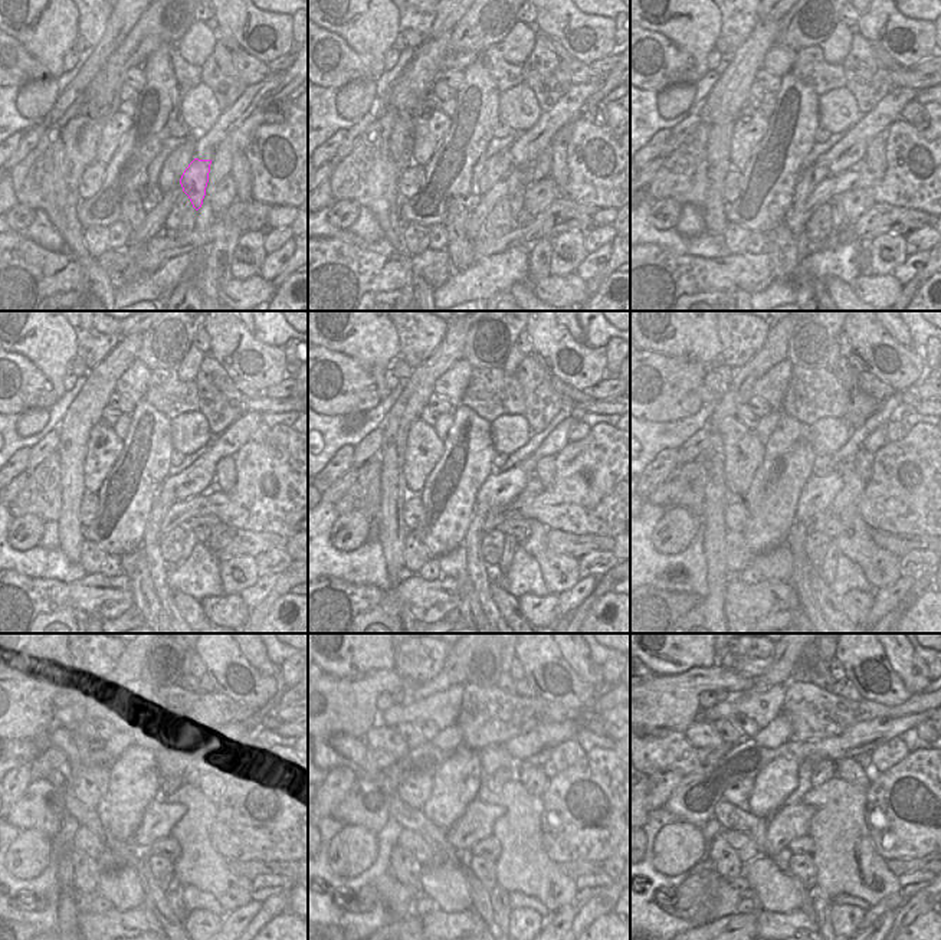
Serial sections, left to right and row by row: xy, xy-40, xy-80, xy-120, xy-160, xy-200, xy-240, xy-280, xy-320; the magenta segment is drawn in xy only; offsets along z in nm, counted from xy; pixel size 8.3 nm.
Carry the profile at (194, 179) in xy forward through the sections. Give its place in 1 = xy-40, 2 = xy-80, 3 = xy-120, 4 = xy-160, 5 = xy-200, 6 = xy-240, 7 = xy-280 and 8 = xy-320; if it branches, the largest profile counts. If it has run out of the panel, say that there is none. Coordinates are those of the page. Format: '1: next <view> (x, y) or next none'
1: next xy-40 (515, 197)
2: next xy-80 (838, 216)
3: next xy-120 (190, 540)
4: next xy-160 (511, 543)
5: next xy-200 (828, 569)
6: next xy-240 (174, 894)
7: next xy-280 (499, 898)
8: next xy-320 (822, 903)

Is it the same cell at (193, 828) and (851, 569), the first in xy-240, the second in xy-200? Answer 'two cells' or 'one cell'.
two cells

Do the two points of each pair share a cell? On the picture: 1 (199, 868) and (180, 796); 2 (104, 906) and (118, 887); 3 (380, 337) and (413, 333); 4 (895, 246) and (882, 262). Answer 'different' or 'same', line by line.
1: same
2: different
3: different
4: same

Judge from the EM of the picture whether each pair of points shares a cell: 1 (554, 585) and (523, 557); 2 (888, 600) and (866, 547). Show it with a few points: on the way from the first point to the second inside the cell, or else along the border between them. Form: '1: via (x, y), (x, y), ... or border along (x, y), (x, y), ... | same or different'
1: border along (521, 547), (538, 565), (548, 593) | different
2: border along (899, 576), (892, 585), (874, 592) | different

